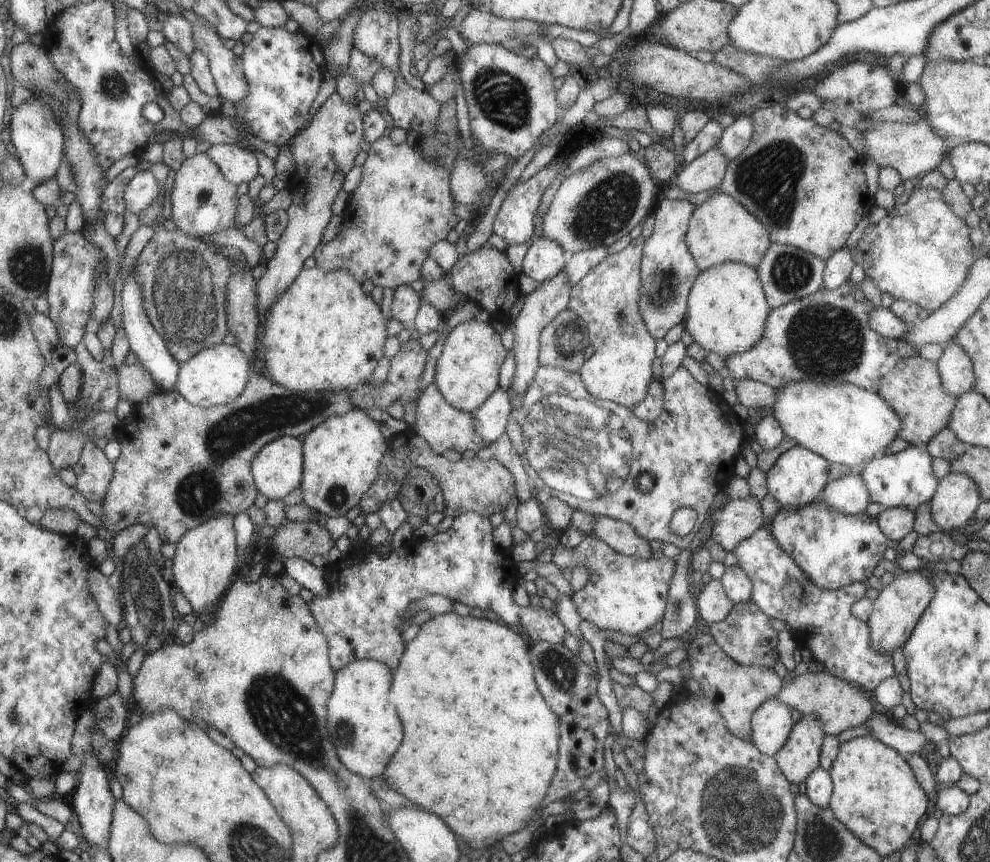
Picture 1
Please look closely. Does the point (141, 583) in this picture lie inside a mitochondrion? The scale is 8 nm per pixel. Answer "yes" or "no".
yes

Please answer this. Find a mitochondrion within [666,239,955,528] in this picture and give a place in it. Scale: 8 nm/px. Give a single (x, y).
(825, 342)

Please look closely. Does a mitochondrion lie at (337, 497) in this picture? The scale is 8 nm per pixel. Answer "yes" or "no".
yes

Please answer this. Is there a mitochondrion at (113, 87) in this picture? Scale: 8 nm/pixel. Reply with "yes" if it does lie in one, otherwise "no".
yes

